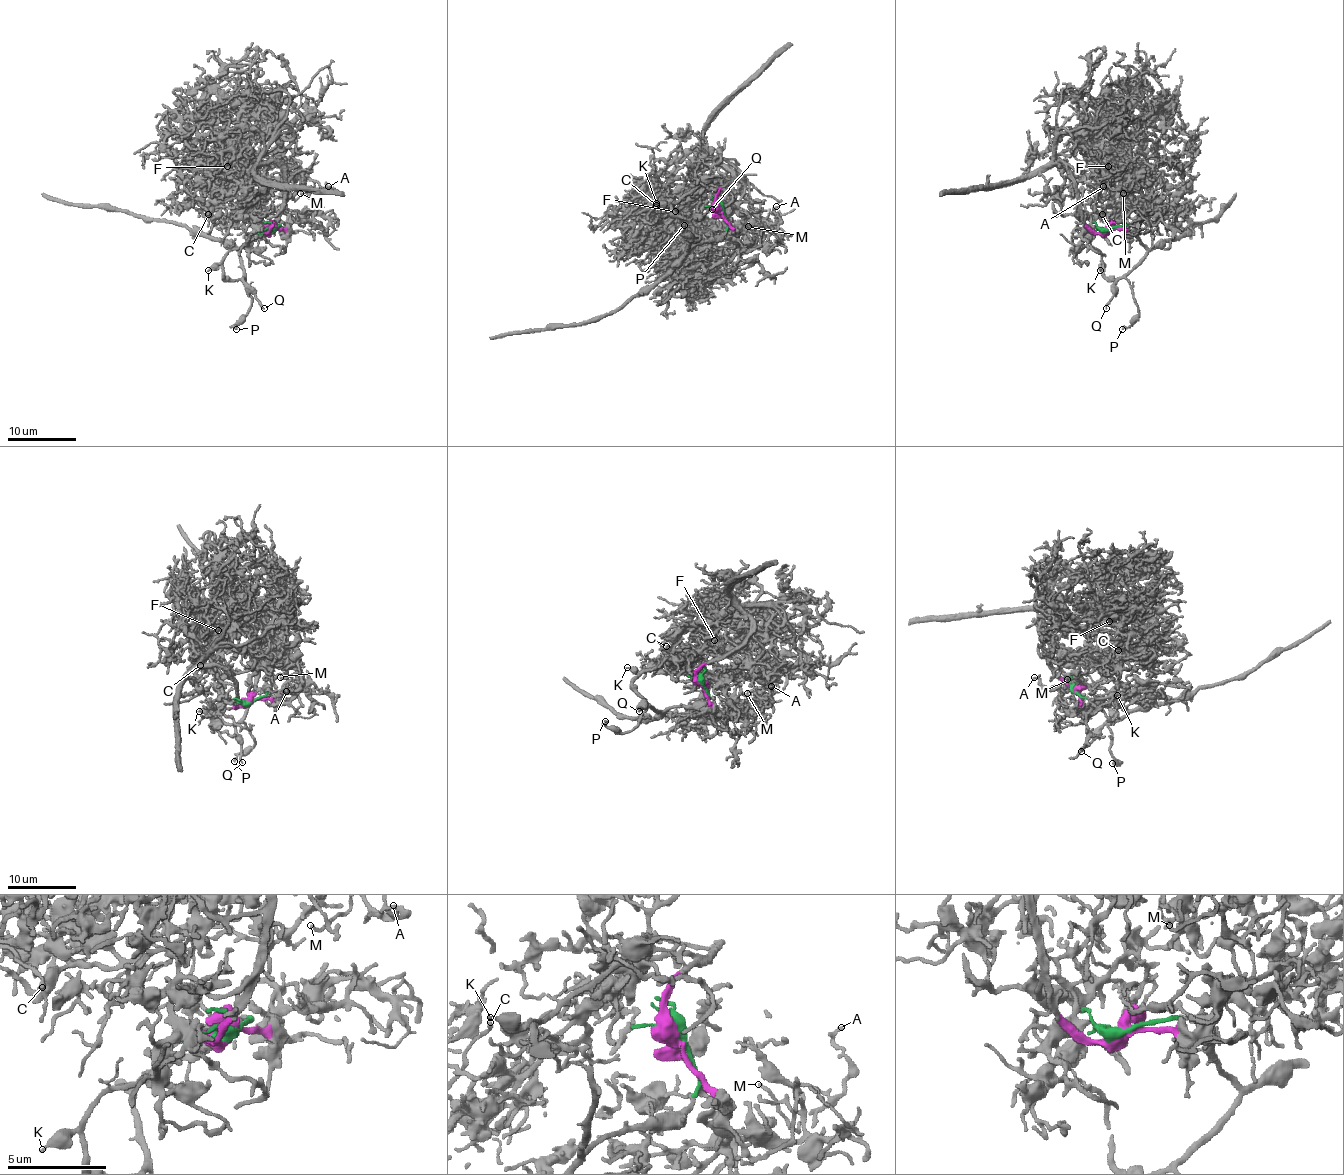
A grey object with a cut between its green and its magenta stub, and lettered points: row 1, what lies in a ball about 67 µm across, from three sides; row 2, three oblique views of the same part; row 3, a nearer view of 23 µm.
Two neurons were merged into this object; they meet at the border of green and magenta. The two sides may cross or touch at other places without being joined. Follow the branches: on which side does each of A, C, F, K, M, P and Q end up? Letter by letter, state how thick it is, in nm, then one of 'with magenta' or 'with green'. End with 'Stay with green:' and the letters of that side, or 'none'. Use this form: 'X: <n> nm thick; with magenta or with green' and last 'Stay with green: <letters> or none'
A: 120 nm thick; with magenta
C: 150 nm thick; with magenta
F: 140 nm thick; with magenta
K: 360 nm thick; with green
M: 140 nm thick; with magenta
P: 140 nm thick; with green
Q: 130 nm thick; with green
Stay with green: K, P, Q

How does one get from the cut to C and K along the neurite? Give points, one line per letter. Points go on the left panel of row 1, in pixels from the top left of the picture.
C: (271, 231), (274, 216), (245, 217), (238, 205), (230, 207), (192, 200), (208, 214)
K: (271, 231), (279, 226), (269, 228), (240, 250), (243, 274), (240, 279), (226, 279), (220, 265), (208, 270)

